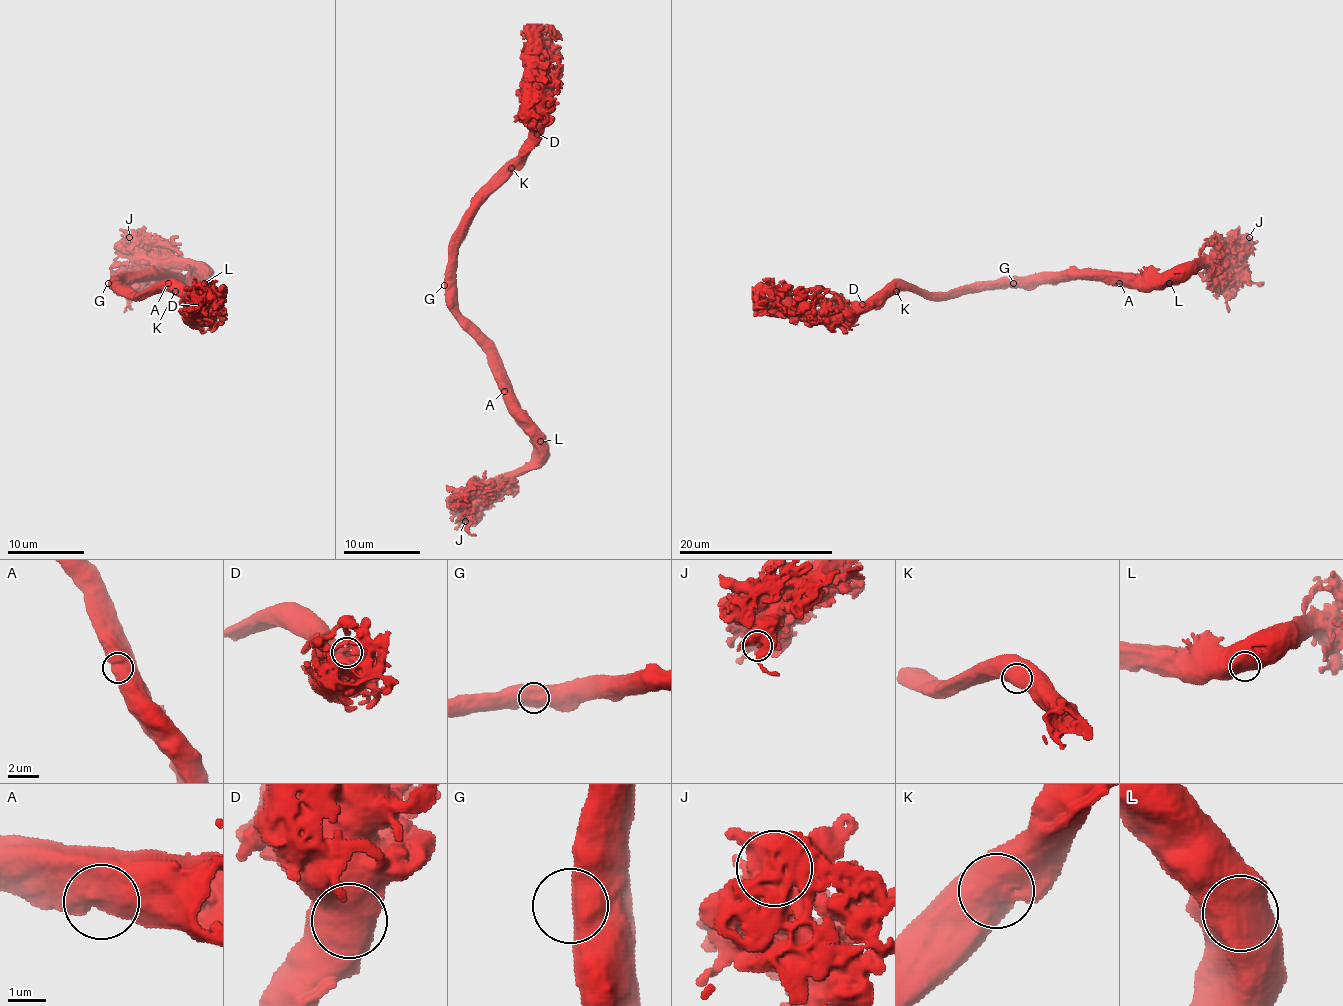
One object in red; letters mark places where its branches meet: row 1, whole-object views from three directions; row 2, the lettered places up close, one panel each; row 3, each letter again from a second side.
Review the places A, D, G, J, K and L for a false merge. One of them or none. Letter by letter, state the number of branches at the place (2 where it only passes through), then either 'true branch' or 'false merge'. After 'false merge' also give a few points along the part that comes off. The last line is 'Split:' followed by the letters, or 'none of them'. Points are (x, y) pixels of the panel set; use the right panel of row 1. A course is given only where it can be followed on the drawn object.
A: 1 branches meet; true branch
D: 1 branches meet; false merge; foreign part runs (863, 304), (847, 302), (826, 291), (819, 291), (811, 296), (766, 289), (757, 302)
G: 1 branches meet; true branch
J: 1 branches meet; true branch
K: 1 branches meet; true branch
L: 1 branches meet; true branch
Split: D

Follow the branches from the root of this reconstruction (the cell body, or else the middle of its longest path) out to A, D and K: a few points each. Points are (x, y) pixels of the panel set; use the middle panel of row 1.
A: (455, 283), (455, 306), (459, 318), (488, 351), (488, 364), (504, 391)
D: (455, 283), (455, 249), (467, 216), (536, 135)
K: (455, 283), (455, 249), (467, 216), (511, 168)

